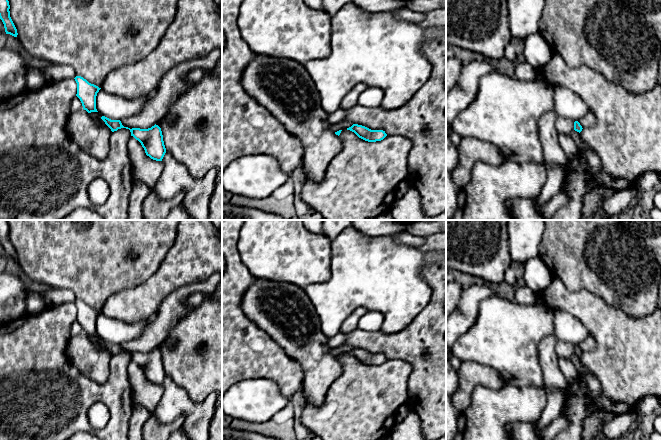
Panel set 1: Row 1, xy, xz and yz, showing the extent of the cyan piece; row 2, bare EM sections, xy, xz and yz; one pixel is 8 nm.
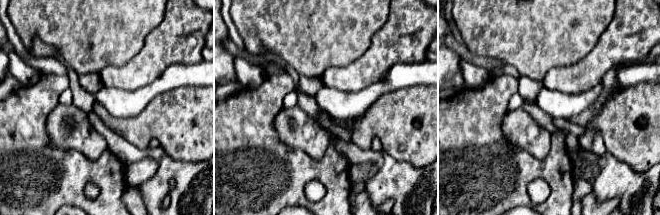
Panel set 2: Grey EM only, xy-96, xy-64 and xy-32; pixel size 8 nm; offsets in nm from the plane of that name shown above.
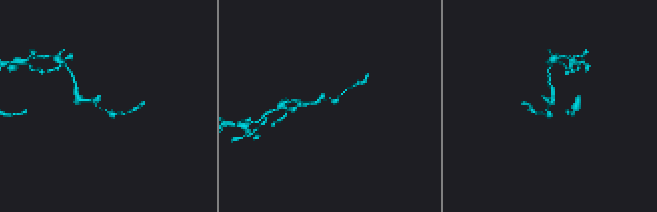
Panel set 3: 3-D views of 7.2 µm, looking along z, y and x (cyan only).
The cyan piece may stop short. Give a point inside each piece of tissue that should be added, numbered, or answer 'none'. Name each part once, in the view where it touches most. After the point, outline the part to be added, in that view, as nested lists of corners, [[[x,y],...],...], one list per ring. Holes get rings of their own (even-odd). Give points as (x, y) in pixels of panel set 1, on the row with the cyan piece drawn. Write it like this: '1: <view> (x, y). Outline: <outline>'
none

